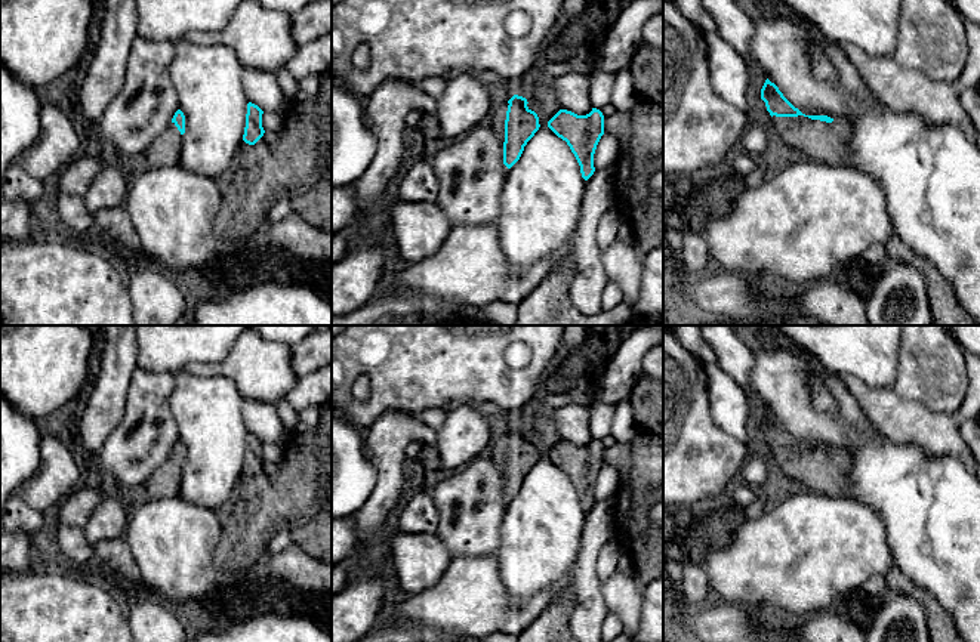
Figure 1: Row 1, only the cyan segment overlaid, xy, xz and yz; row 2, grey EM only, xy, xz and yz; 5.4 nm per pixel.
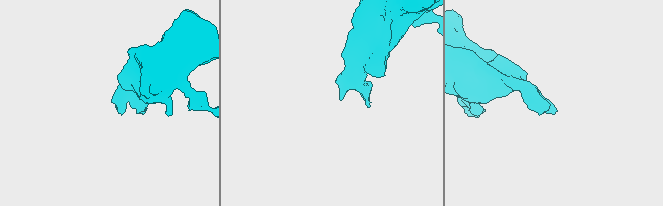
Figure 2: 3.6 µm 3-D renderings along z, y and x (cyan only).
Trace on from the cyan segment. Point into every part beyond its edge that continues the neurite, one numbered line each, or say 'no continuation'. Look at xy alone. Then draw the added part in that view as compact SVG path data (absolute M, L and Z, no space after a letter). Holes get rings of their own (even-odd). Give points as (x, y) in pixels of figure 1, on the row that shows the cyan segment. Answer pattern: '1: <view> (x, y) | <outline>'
1: xy (165, 151) | M170 123L145 151L150 167L176 166L181 160L182 135Z

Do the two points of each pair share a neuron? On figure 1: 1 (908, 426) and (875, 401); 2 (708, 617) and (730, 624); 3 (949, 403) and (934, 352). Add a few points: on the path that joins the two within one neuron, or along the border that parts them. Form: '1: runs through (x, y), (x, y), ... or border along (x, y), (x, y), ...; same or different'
1: runs through (900, 420), (883, 407); same
2: runs through (714, 623), (724, 624); same
3: runs through (943, 391), (934, 373), (934, 364); same

